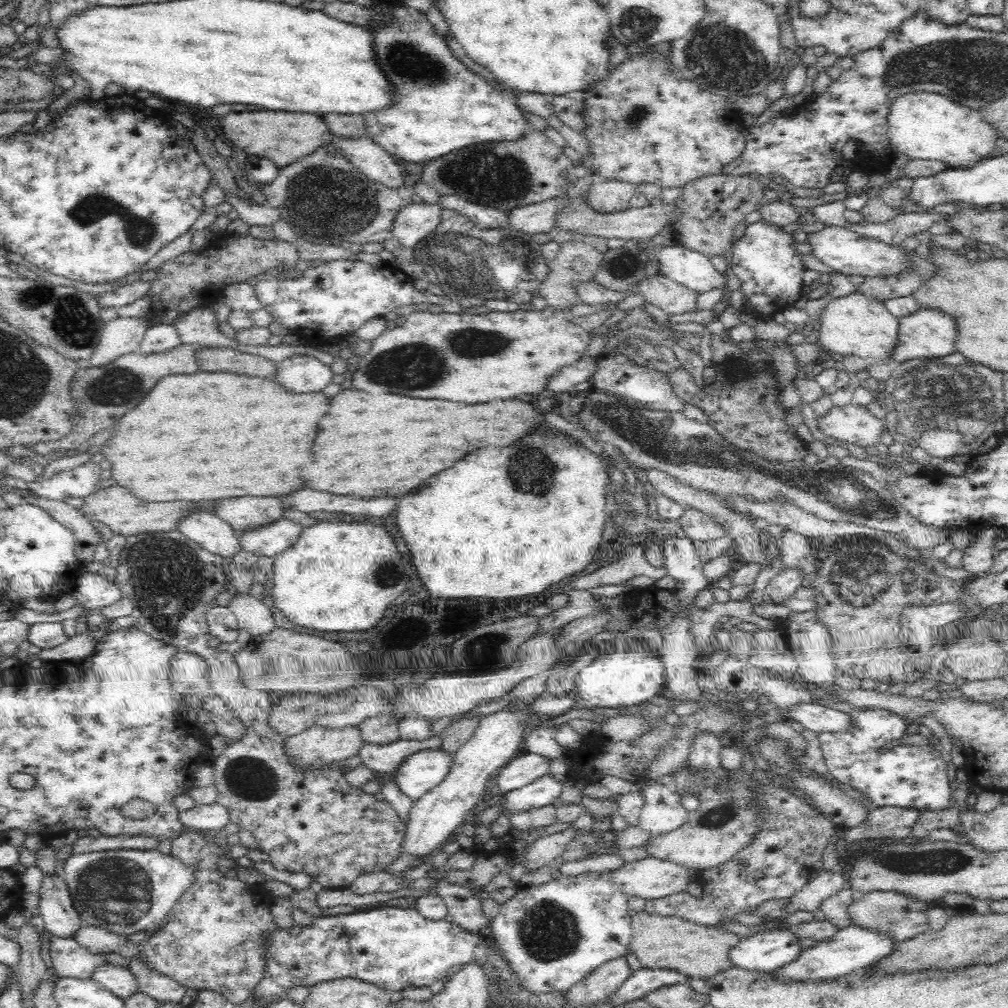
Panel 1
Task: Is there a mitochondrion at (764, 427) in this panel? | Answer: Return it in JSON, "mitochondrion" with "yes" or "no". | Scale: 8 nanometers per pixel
{"mitochondrion":"yes"}

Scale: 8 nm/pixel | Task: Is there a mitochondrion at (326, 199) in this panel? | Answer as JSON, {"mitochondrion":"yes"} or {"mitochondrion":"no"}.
{"mitochondrion":"yes"}

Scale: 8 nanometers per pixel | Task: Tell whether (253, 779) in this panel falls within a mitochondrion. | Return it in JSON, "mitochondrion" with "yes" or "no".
{"mitochondrion":"yes"}

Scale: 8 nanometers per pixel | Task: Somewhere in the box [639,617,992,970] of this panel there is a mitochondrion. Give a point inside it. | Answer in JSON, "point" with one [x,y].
{"point":[938,861]}

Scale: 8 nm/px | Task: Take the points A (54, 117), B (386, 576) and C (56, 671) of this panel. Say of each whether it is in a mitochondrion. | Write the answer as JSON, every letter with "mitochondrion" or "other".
{"A":"other","B":"mitochondrion","C":"other"}

